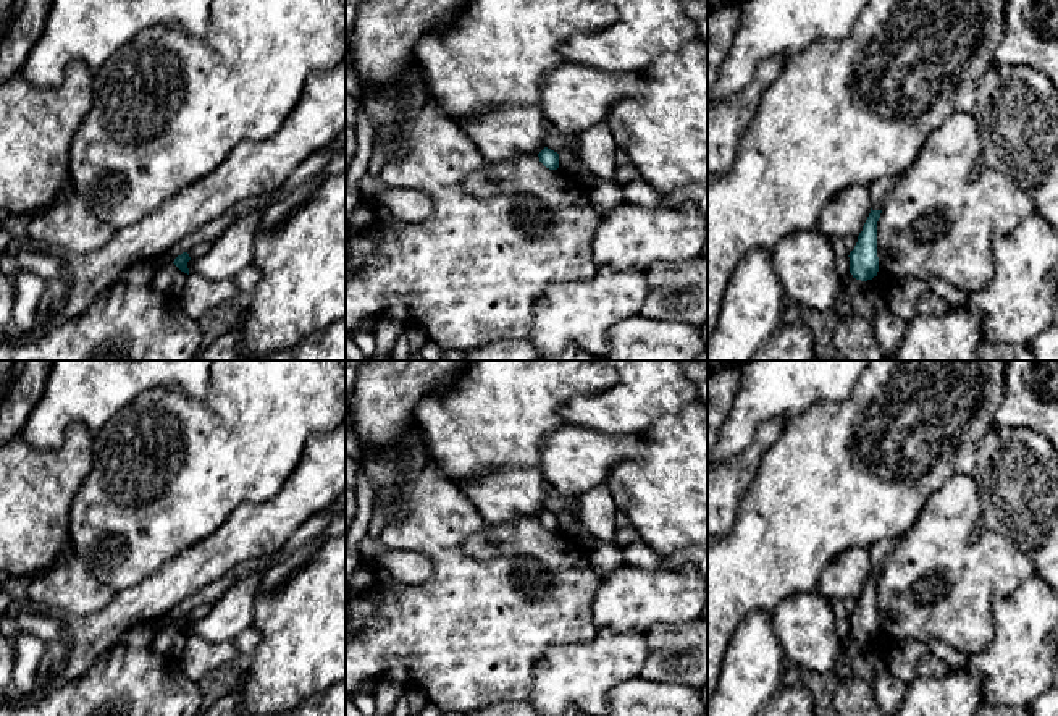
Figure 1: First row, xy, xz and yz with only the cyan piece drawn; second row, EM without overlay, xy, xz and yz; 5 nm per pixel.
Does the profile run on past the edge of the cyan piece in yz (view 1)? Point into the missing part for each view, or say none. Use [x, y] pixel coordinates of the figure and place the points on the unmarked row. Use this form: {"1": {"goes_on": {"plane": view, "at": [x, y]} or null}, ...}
{"1": {"goes_on": null}}

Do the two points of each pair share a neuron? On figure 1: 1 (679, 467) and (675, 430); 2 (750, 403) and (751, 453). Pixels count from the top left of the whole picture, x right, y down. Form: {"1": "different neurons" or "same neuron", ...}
{"1": "same neuron", "2": "different neurons"}

